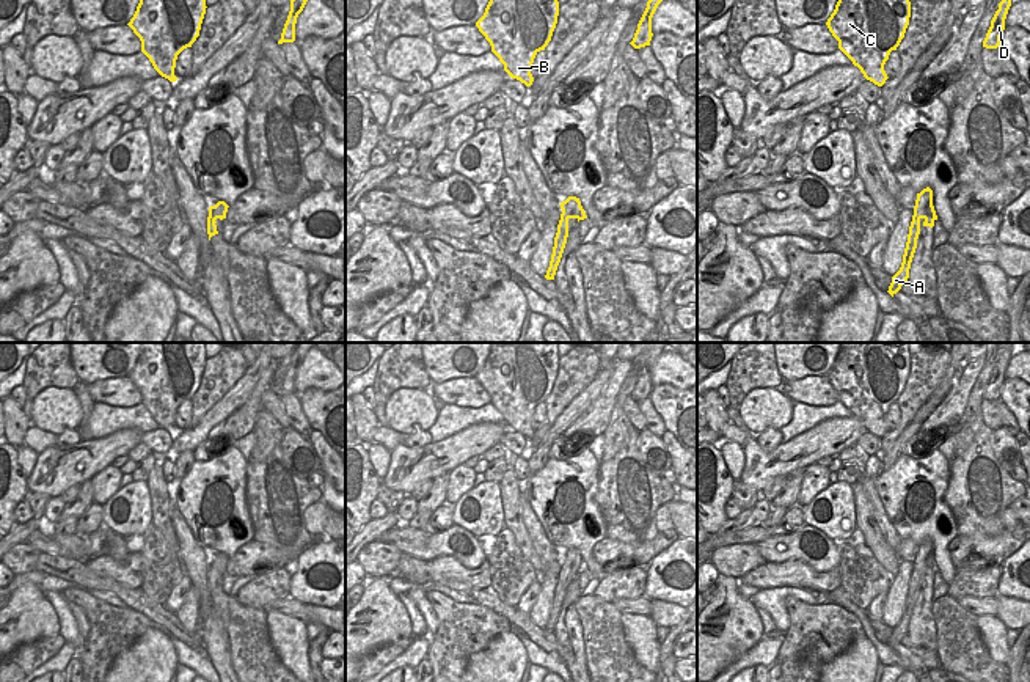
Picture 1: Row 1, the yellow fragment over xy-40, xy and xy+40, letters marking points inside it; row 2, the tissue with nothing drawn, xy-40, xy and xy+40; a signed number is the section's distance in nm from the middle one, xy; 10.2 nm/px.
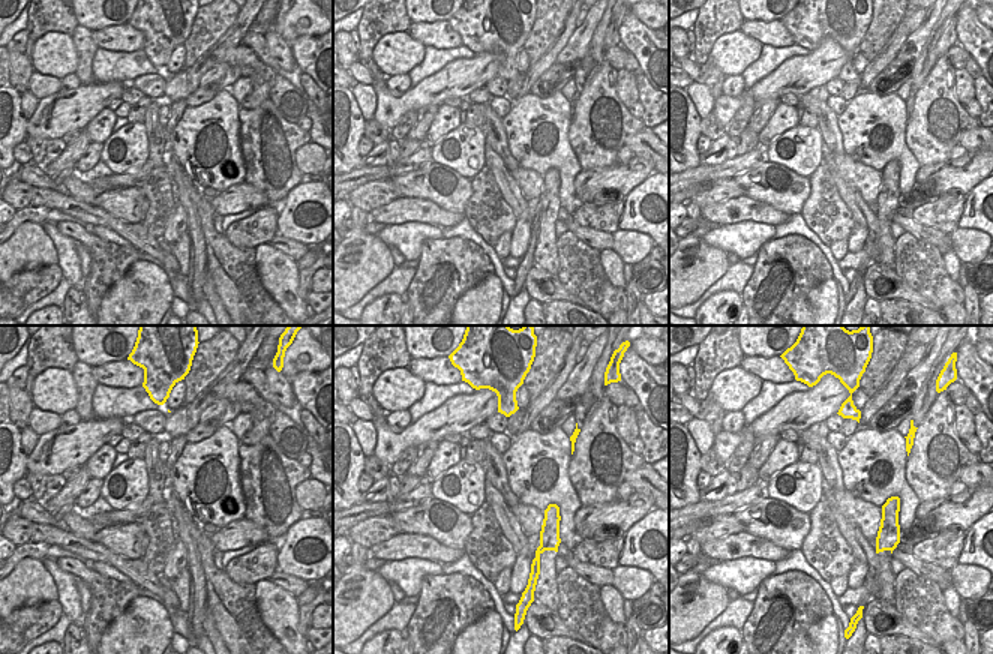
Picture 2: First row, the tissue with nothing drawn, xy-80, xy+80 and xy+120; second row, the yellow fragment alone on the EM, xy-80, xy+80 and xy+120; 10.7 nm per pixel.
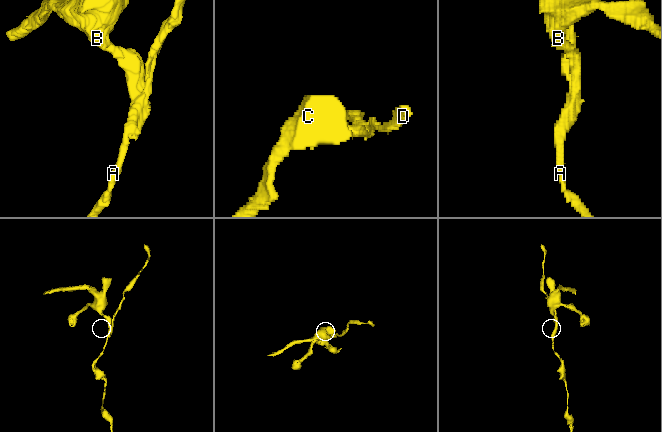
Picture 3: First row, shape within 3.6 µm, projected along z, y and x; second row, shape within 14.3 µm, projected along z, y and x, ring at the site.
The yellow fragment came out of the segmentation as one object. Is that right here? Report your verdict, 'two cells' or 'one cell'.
two cells

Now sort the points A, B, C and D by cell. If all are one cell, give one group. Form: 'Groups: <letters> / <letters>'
Groups: A D / B C.

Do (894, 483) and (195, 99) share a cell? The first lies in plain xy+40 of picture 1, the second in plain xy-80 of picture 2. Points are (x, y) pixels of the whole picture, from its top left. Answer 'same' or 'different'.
different

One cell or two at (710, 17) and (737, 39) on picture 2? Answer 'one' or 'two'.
two

